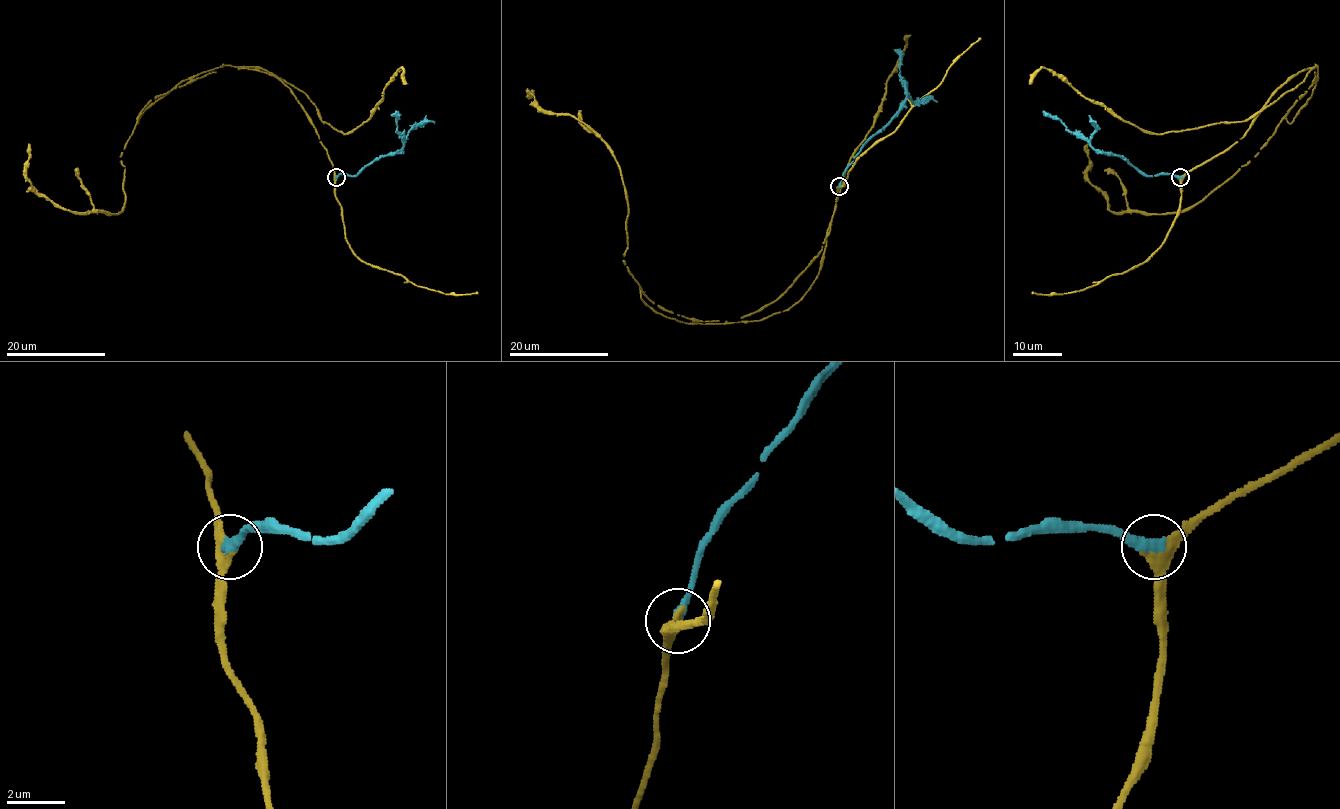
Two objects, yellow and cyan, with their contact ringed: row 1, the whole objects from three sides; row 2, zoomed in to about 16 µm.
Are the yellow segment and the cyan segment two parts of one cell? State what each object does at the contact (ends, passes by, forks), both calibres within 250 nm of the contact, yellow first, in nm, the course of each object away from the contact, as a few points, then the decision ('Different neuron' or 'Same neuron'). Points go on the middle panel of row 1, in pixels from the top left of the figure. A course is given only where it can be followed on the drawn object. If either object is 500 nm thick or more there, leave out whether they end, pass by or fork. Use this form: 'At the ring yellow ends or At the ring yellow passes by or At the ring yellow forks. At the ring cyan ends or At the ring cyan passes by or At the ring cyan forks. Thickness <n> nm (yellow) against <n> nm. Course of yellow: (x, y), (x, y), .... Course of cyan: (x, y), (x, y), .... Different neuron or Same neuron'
At the ring yellow passes by. At the ring cyan ends. Thickness 280 nm (yellow) against 440 nm. Course of yellow: (839, 185), (822, 249), (781, 295), (737, 322), (680, 322), (624, 260), (613, 151), (531, 93). Course of cyan: (839, 186), (844, 169), (905, 99), (905, 82), (899, 74), (899, 48). Same neuron

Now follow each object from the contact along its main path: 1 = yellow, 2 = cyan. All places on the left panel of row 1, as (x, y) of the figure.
1: (336, 177), (278, 78), (234, 66), (191, 76), (137, 118), (118, 213), (41, 196), (27, 176), (28, 144)
2: (336, 177), (341, 174), (355, 176), (384, 155), (391, 155), (402, 148), (402, 135), (396, 129), (396, 110)

